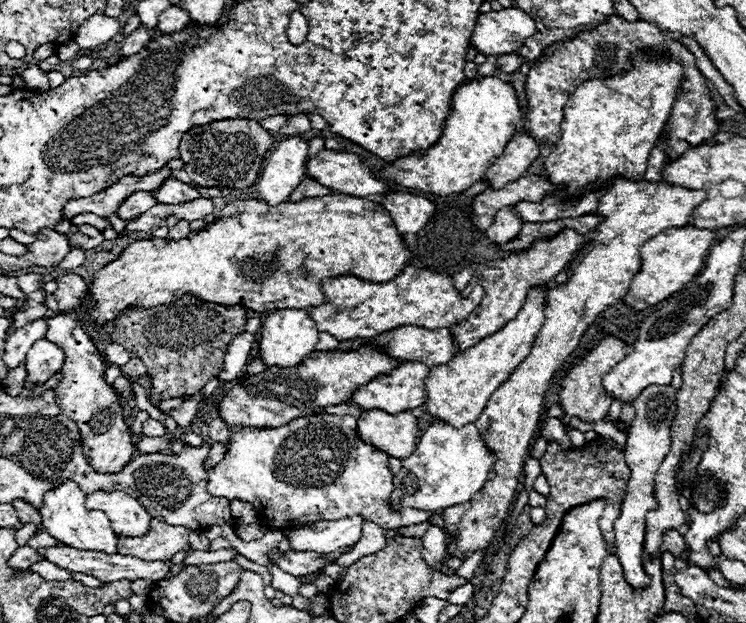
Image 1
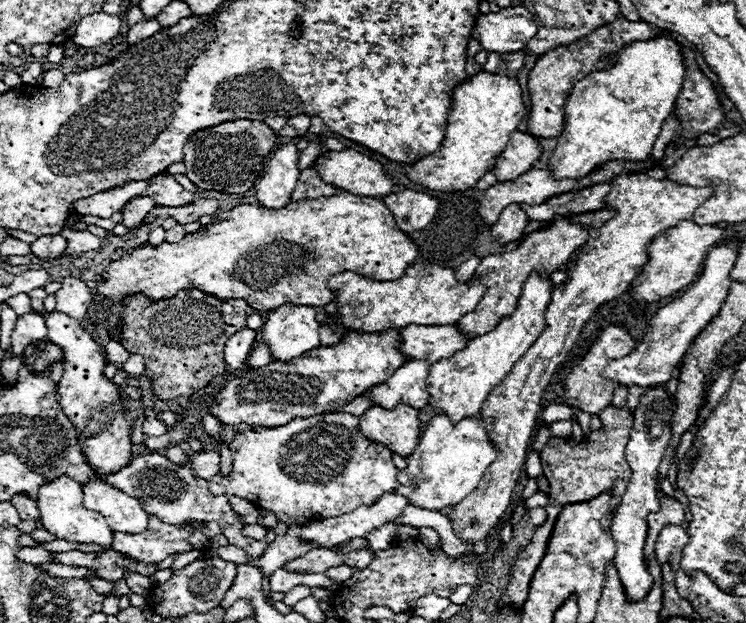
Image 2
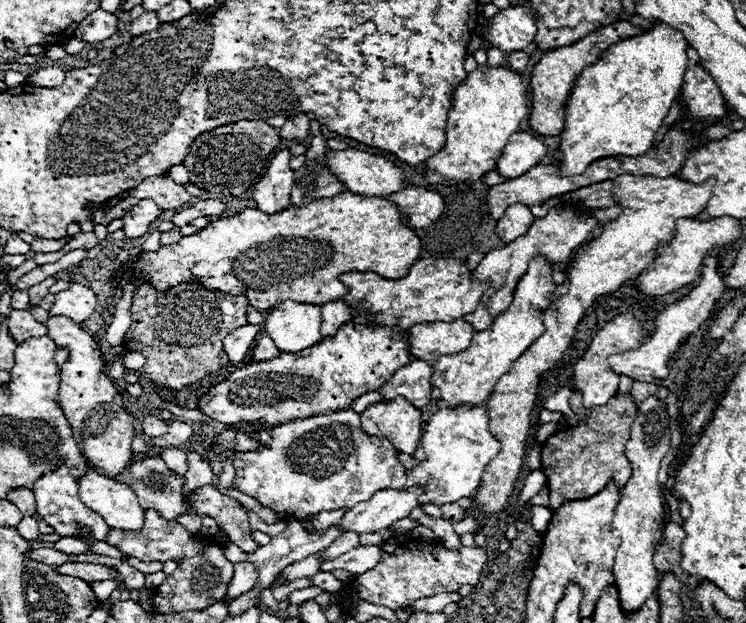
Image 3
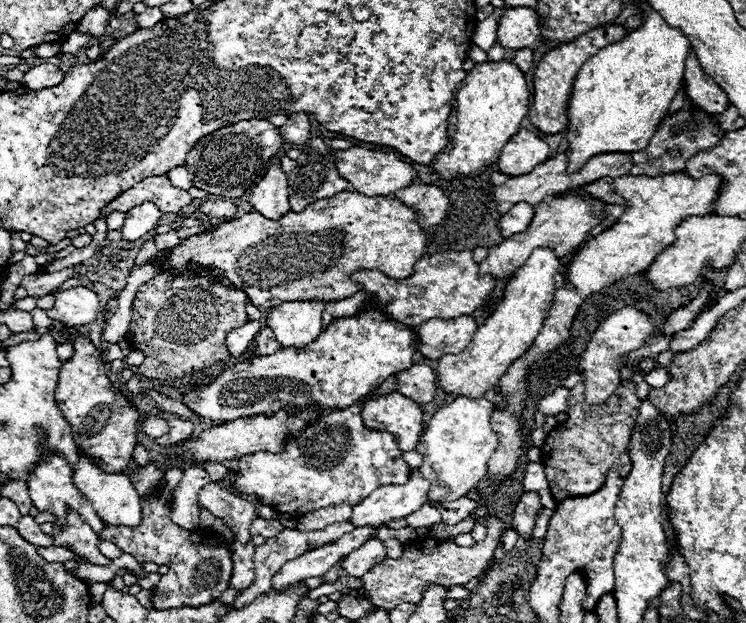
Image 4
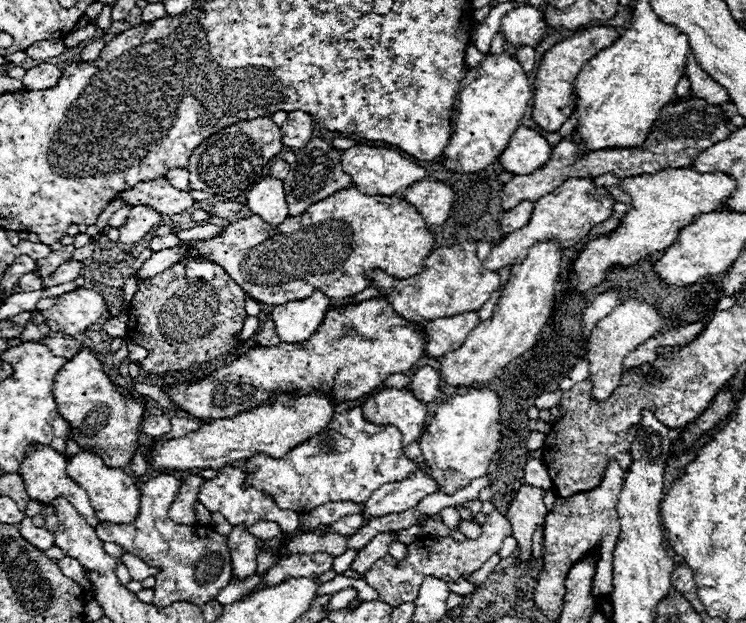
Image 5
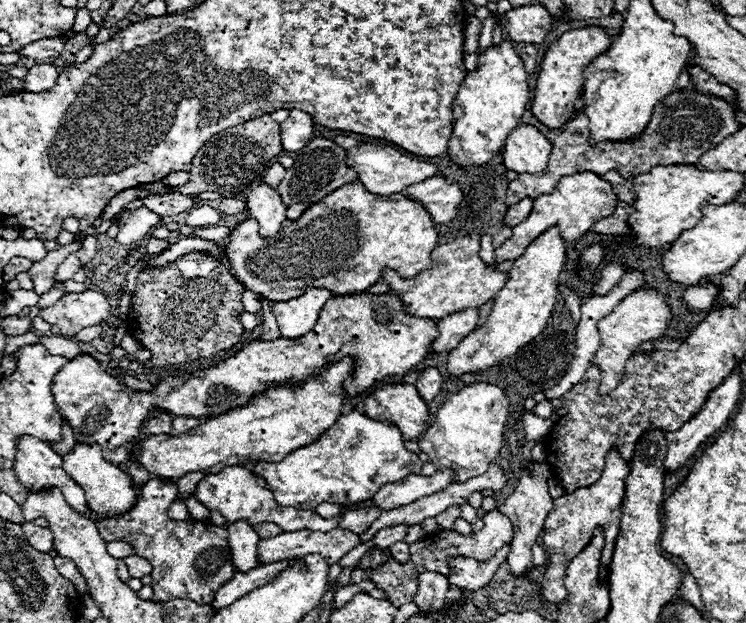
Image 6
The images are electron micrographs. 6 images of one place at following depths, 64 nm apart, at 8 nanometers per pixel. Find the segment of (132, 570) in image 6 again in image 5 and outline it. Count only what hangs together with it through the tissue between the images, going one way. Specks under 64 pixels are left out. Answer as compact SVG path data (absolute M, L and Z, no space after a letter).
M130 553L124 554L118 561L127 567L132 580L141 582L150 575L156 575L158 573L156 567L149 566L140 558Z

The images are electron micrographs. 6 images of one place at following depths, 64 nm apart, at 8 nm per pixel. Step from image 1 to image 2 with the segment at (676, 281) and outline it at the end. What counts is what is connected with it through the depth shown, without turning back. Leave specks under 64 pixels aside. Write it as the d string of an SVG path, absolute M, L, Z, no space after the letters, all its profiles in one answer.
M686 220L684 224L678 224L676 228L670 228L662 236L654 238L652 244L648 246L650 260L630 286L632 298L636 302L656 302L692 284L702 270L706 254L710 252L712 246L716 246L724 238L724 234L726 234L726 228L722 228L720 224L698 226L696 222Z

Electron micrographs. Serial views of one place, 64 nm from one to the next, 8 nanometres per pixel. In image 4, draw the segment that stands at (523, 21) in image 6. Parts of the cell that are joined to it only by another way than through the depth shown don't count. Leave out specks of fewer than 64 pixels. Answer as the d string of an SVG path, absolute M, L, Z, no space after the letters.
M524 6L508 8L498 22L496 40L504 48L514 48L514 50L528 48L540 38L542 38L540 20L534 8L524 8Z

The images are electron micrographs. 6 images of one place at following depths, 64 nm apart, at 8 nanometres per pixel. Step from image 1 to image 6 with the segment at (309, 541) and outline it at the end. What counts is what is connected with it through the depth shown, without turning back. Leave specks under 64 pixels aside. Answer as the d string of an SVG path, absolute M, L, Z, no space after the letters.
M448 468L436 472L434 476L422 476L422 474L414 476L412 474L400 482L386 484L384 488L380 488L380 492L376 492L376 496L374 496L374 506L382 508L382 510L392 510L392 508L400 508L404 504L412 504L414 500L418 500L422 496L442 492L454 480L454 476L456 474Z

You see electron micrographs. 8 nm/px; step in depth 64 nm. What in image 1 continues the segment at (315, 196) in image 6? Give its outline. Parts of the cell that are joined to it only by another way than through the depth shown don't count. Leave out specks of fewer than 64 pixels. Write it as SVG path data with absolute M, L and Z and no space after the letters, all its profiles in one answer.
M306 174L306 178L296 186L296 190L290 194L288 200L298 202L298 200L304 200L304 198L318 198L318 196L328 196L328 194L332 194L330 188L322 186L314 178L308 178L308 174Z

